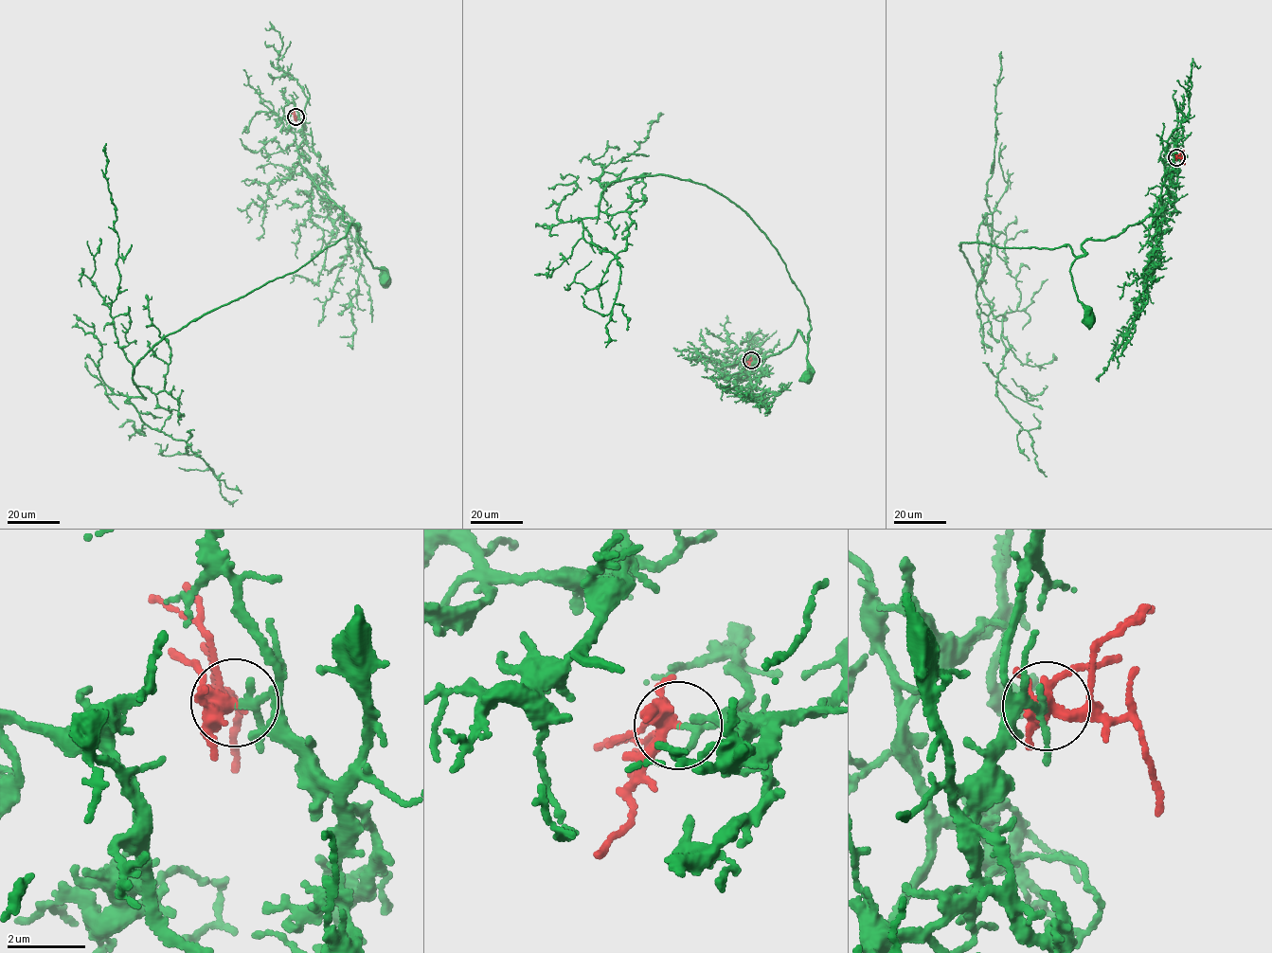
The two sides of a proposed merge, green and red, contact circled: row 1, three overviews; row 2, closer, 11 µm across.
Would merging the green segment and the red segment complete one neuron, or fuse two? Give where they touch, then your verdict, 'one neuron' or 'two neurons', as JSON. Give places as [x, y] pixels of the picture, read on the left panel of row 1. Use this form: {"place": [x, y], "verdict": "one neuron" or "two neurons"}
{"place": [295, 116], "verdict": "one neuron"}

